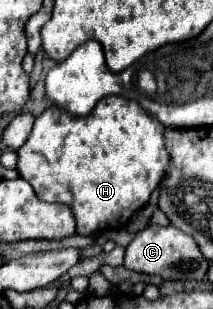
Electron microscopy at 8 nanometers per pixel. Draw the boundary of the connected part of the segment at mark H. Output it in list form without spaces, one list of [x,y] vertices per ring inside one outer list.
[[[120,95],[102,99],[88,117],[72,117],[58,107],[50,107],[36,117],[28,141],[18,149],[18,173],[34,187],[38,199],[66,203],[72,209],[76,233],[92,235],[102,229],[122,229],[128,219],[148,203],[152,191],[166,175],[170,155],[164,129],[166,127],[136,101]]]

